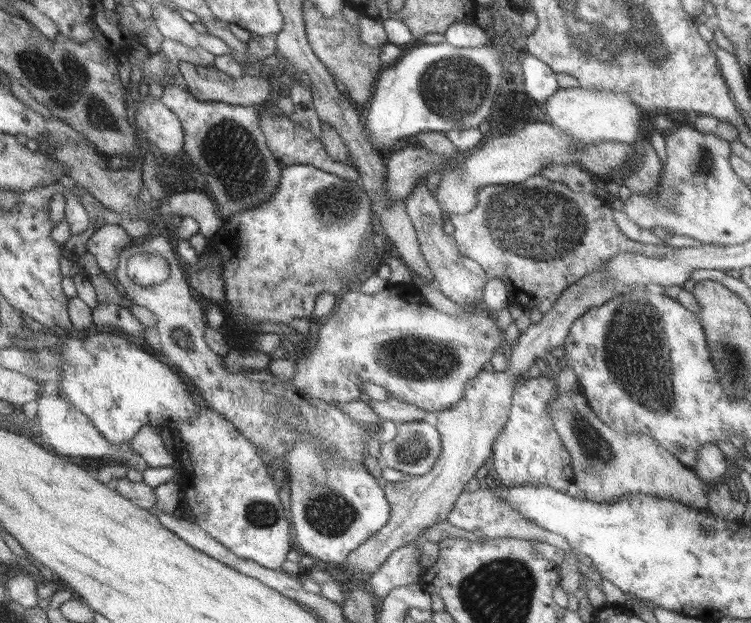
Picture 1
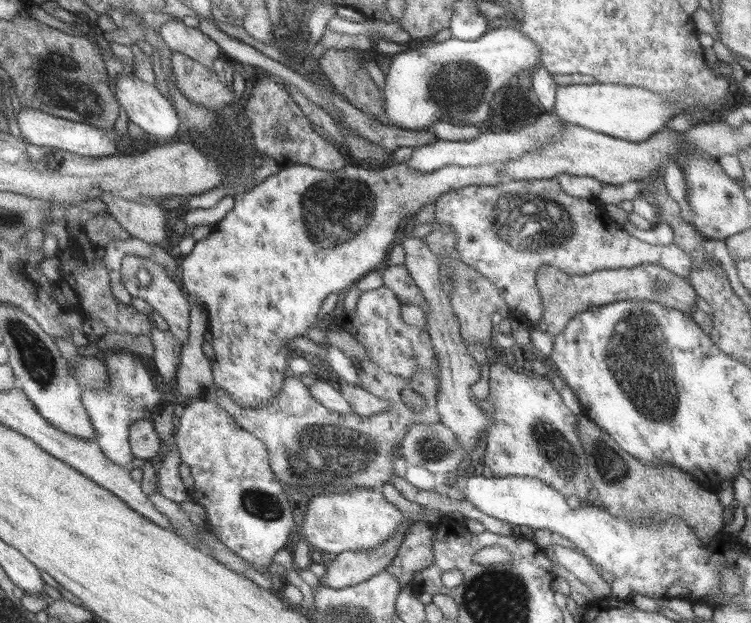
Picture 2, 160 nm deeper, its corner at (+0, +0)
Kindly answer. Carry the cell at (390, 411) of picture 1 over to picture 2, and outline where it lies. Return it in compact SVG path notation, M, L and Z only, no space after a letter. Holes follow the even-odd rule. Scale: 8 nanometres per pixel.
M333 380L334 386L348 401L352 411L355 414L366 416L374 416L374 414L382 414L390 408L388 399L380 399L369 391L363 390L361 387L354 385L352 382Z

